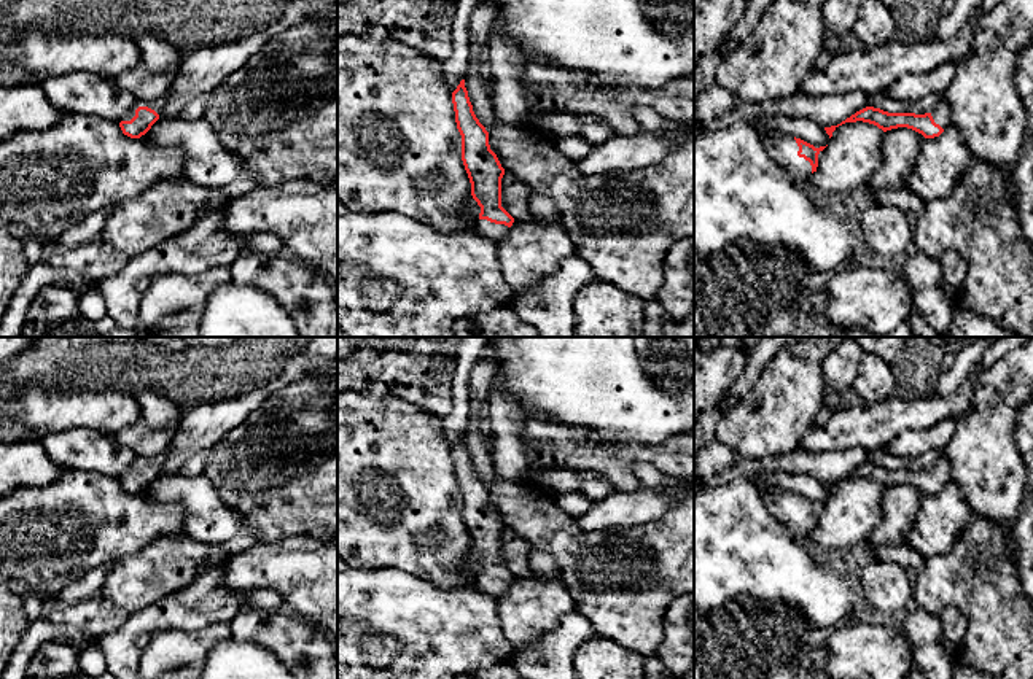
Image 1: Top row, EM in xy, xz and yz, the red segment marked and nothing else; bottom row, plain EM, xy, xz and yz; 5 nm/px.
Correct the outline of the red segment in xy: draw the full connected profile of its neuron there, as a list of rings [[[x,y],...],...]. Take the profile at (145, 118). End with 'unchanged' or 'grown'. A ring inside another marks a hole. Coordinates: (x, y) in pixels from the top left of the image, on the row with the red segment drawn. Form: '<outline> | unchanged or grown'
[[[167,95],[153,100],[137,100],[134,108],[123,118],[119,127],[124,135],[140,138],[159,119],[159,114],[167,102]]] | grown

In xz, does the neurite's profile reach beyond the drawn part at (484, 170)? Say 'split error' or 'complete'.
split error

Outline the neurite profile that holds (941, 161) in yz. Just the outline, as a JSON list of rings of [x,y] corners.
[[[950,126],[939,137],[922,142],[914,169],[906,178],[906,188],[925,202],[947,196],[957,186],[971,157],[961,134]]]

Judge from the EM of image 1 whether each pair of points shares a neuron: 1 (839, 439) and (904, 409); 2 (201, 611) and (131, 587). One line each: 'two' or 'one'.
1: one
2: two

